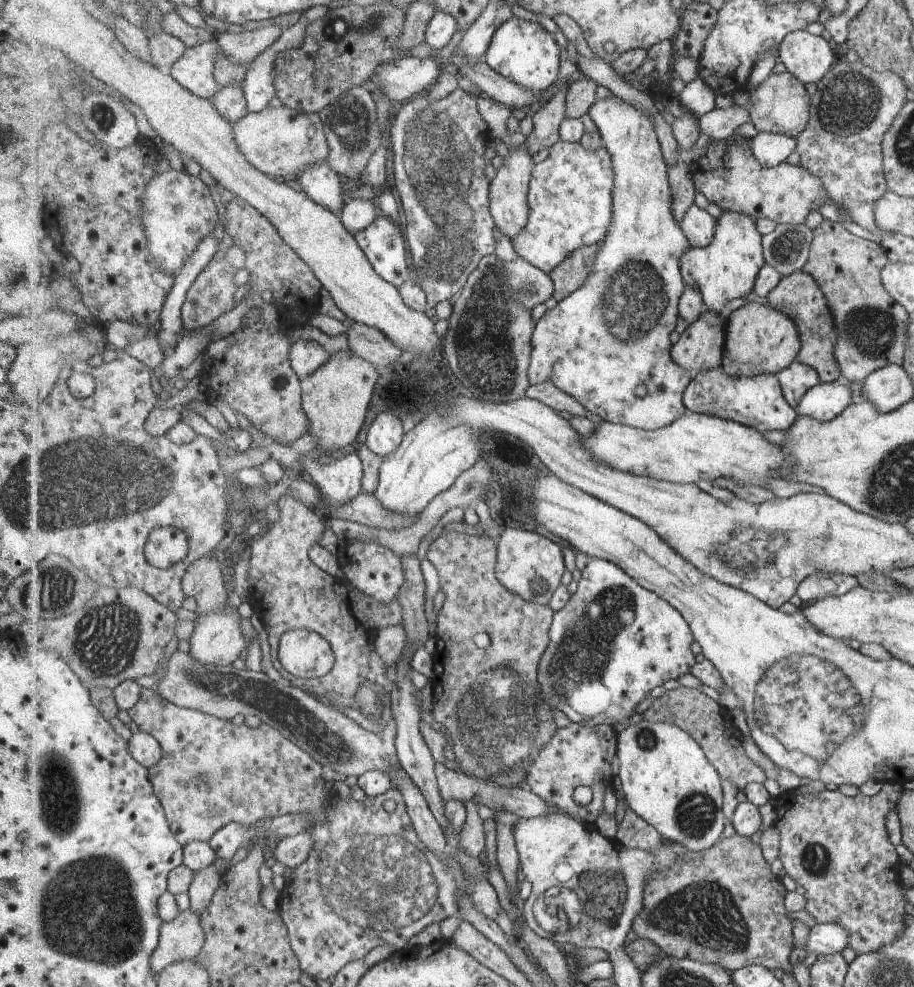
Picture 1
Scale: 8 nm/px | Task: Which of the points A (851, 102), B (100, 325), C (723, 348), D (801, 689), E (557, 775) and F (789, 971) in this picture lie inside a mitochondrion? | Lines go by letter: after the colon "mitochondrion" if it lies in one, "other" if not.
A: mitochondrion
B: other
C: other
D: mitochondrion
E: mitochondrion
F: other

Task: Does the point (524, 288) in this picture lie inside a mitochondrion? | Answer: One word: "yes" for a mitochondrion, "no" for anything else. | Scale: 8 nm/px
yes

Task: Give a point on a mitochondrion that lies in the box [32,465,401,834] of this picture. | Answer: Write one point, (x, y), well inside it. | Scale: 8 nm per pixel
(116, 648)

